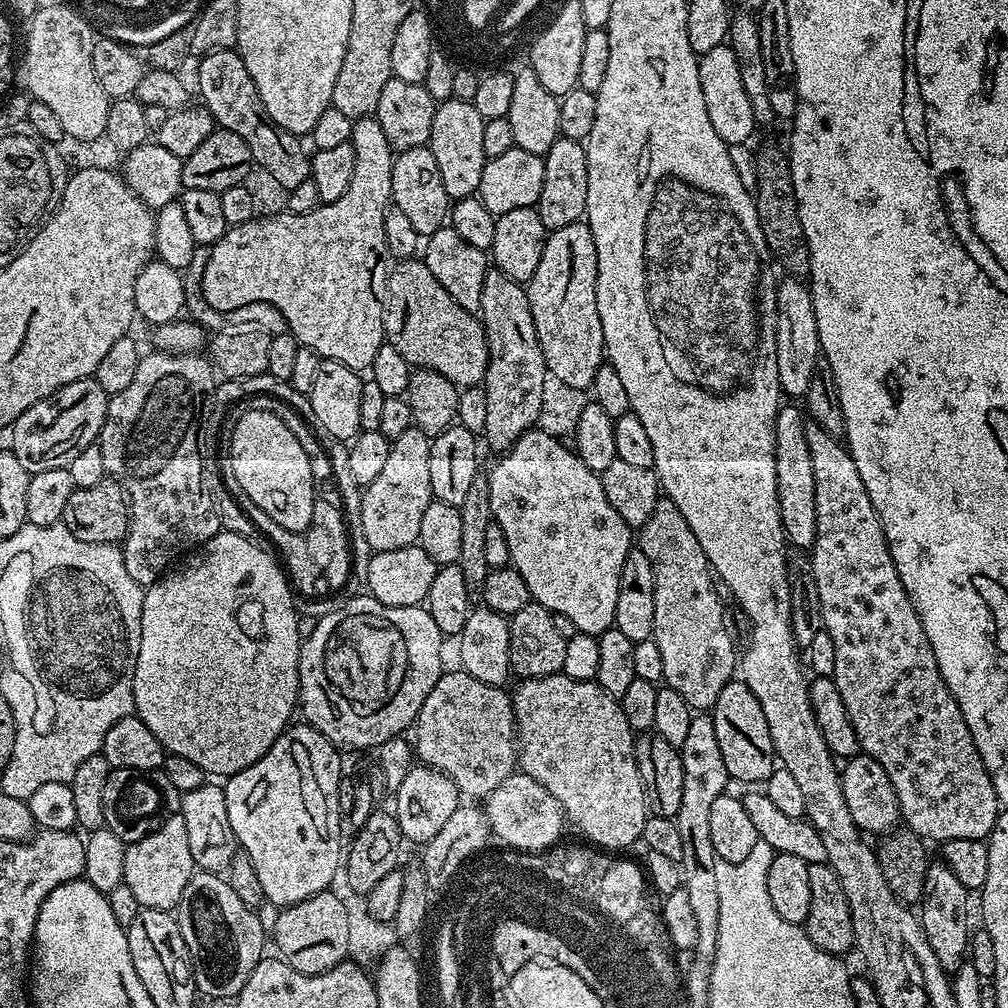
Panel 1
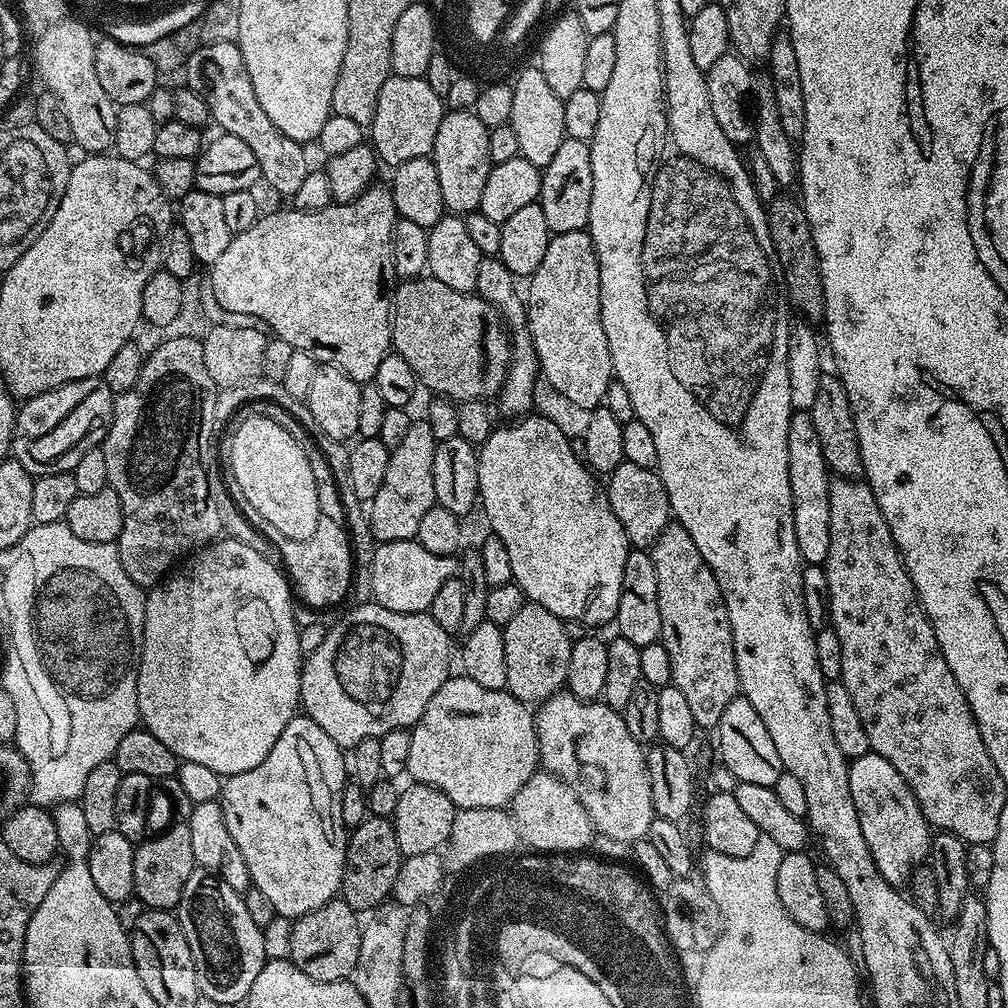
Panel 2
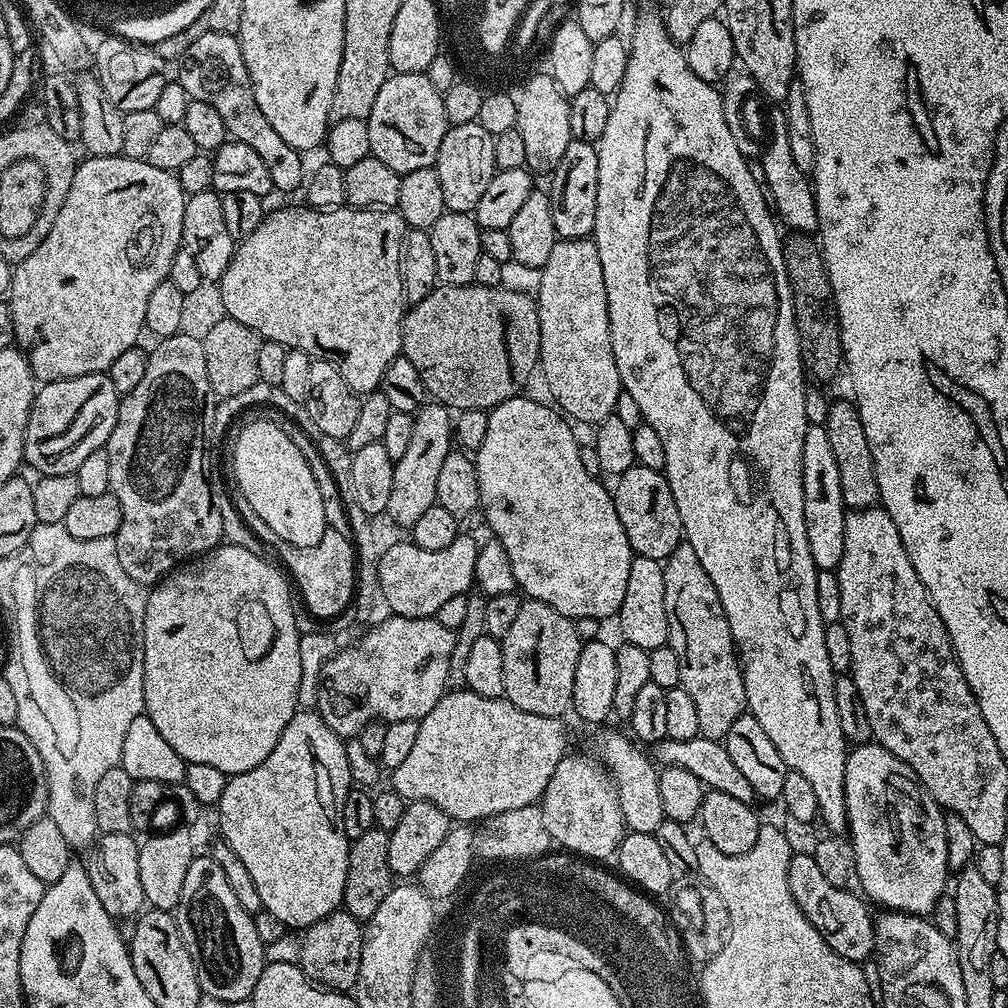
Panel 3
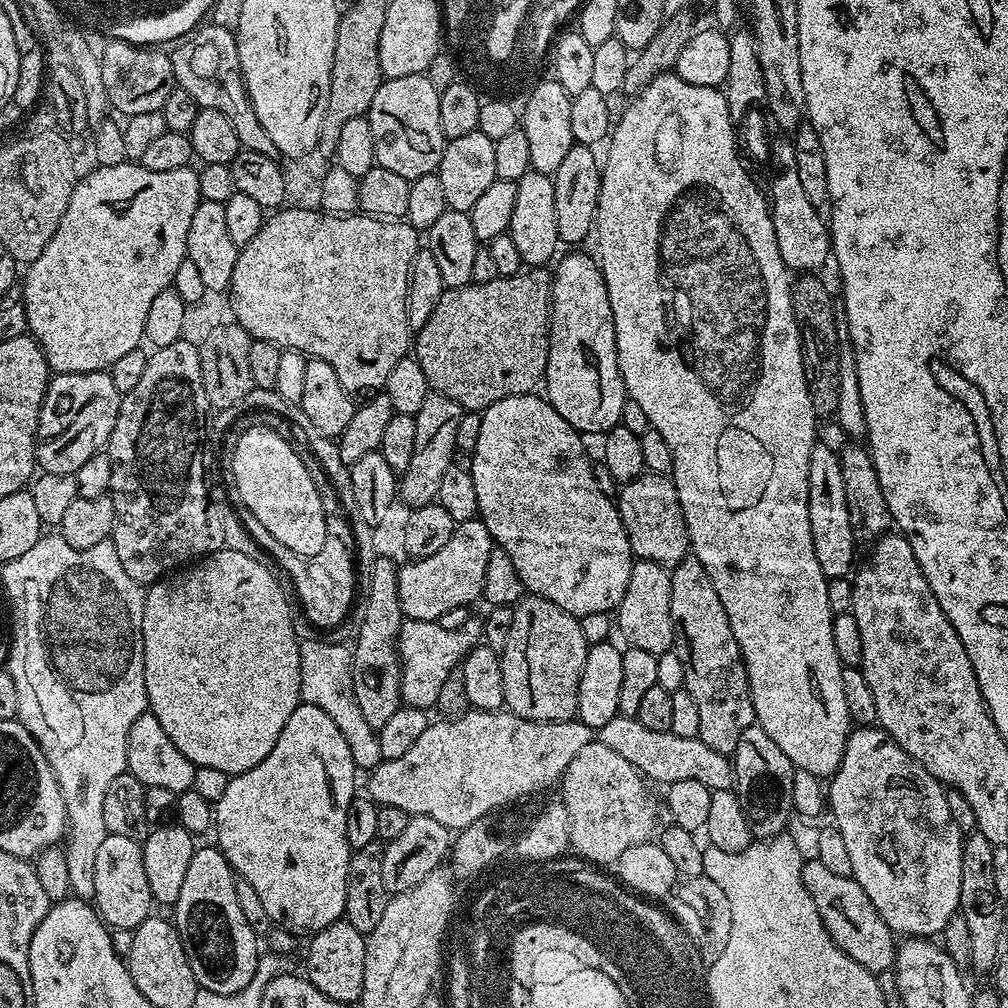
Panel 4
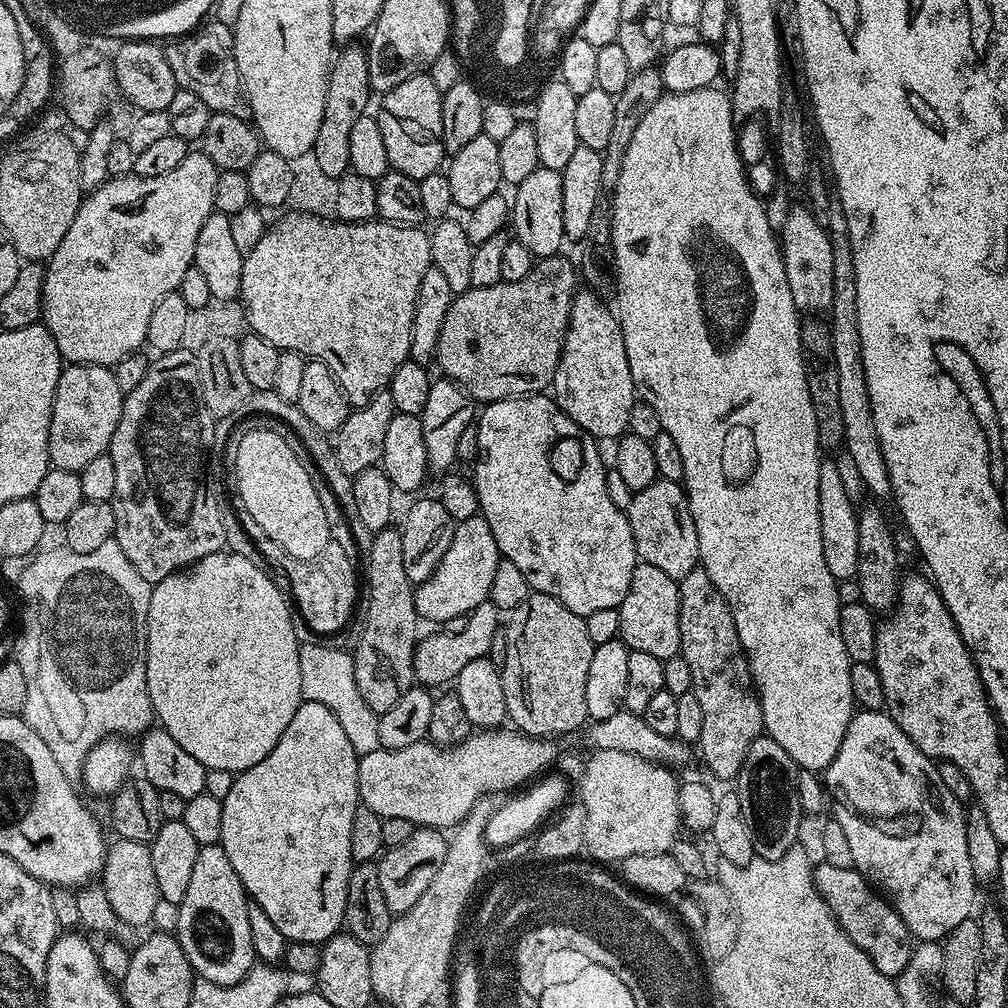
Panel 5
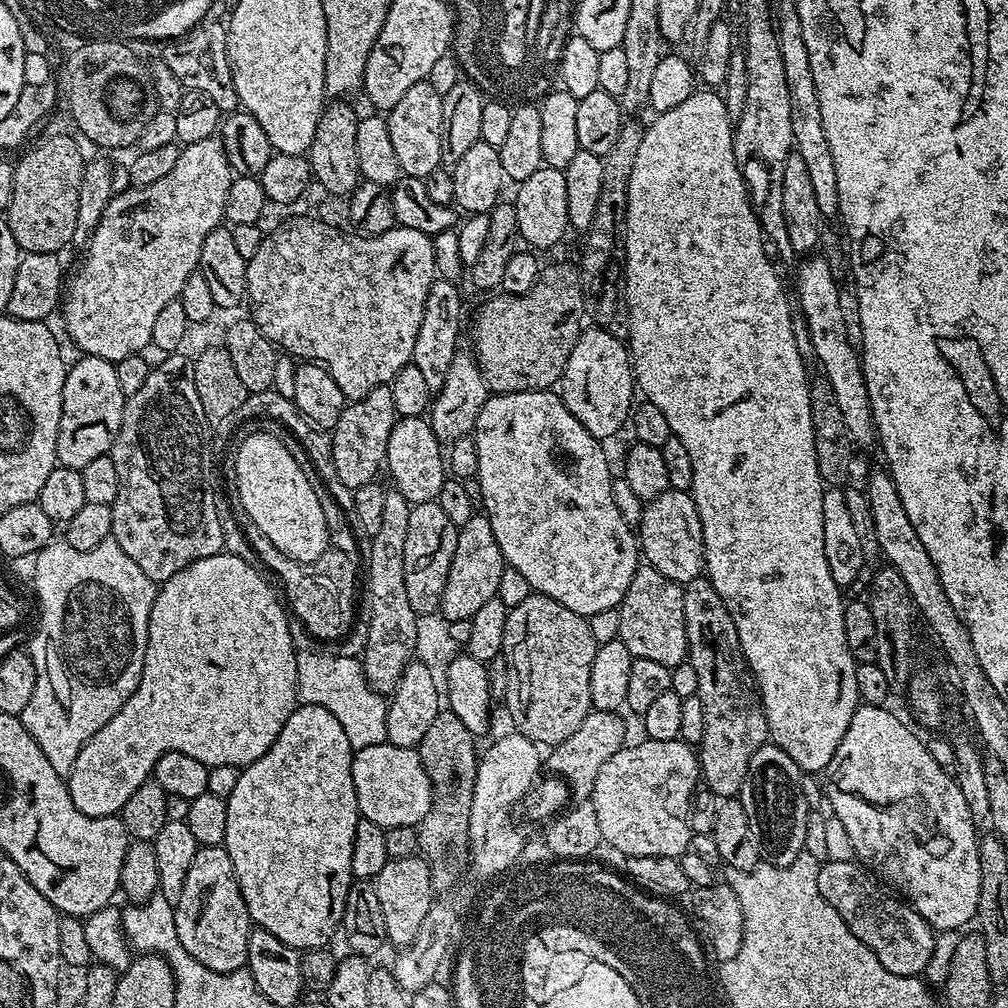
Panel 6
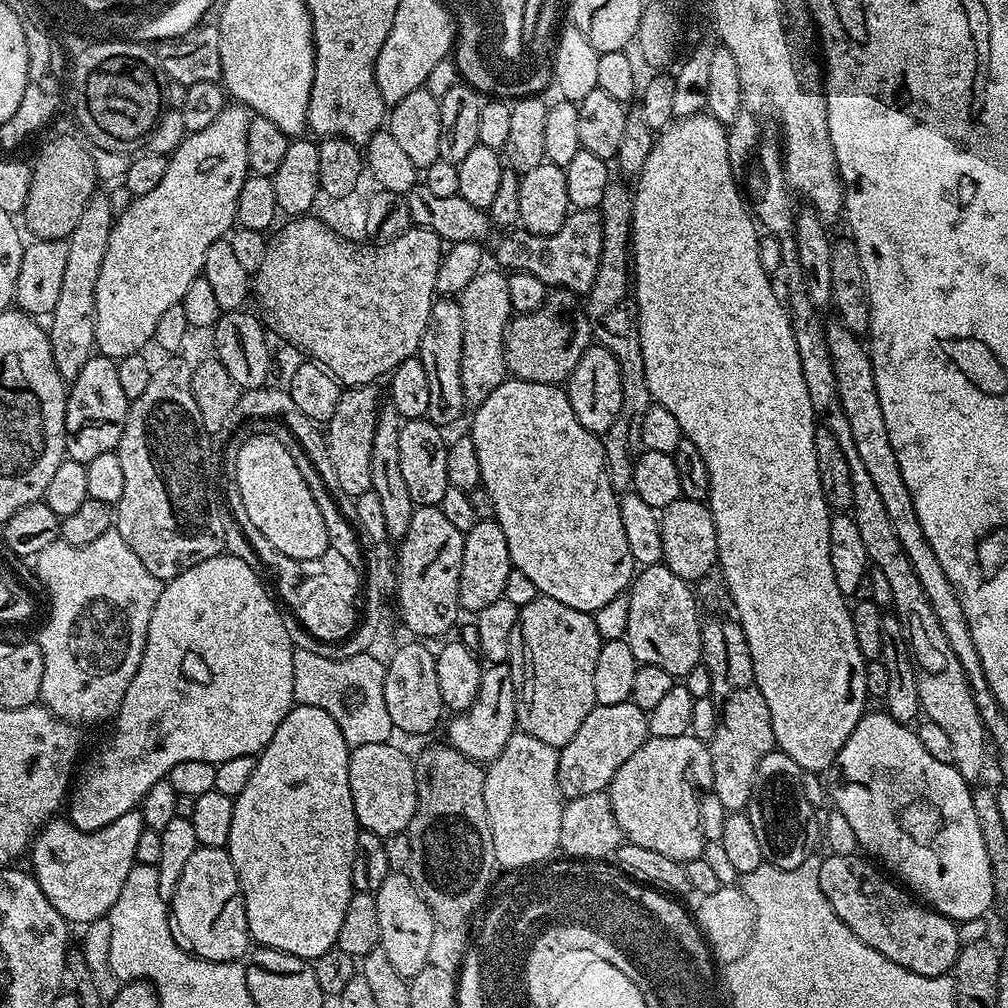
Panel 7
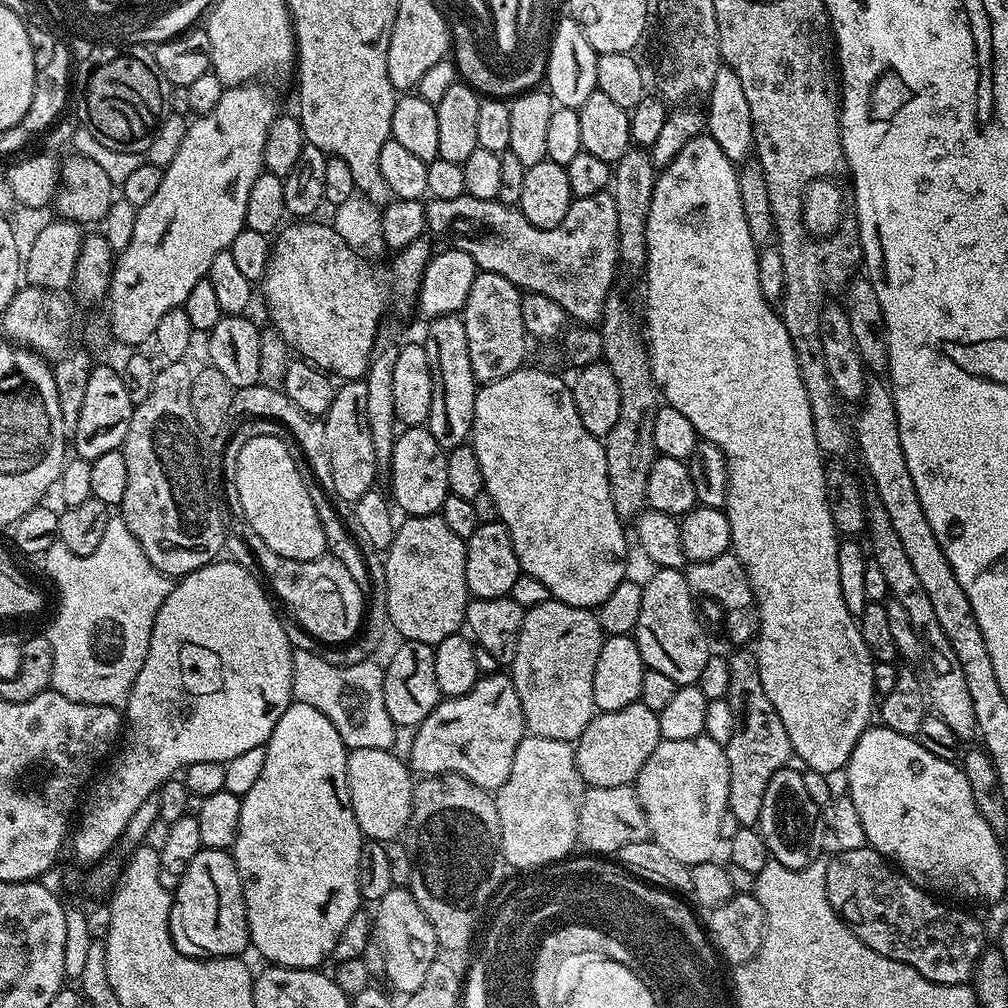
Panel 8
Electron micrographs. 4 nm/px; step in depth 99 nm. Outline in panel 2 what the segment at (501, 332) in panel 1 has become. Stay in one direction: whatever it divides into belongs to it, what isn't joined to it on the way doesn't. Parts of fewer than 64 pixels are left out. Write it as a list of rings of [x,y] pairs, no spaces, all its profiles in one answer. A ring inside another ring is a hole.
[[[481,256],[478,262],[478,282],[475,295],[480,296],[486,302],[490,302],[500,313],[512,342],[512,360],[508,364],[508,377],[500,388],[498,403],[508,418],[519,418],[529,415],[537,403],[535,388],[538,385],[538,365],[536,363],[536,351],[532,345],[532,336],[528,332],[528,310],[525,297],[516,289],[517,277],[501,262],[499,256]]]

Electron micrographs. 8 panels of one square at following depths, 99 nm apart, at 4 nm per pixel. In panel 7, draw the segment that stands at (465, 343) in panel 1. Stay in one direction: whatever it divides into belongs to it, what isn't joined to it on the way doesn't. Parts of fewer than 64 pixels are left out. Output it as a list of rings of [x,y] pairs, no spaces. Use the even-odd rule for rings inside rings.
[[[549,291],[538,311],[517,315],[509,323],[504,336],[504,361],[515,379],[557,386],[567,381],[574,366],[578,366],[578,358],[594,344],[588,313],[576,300],[577,293]]]

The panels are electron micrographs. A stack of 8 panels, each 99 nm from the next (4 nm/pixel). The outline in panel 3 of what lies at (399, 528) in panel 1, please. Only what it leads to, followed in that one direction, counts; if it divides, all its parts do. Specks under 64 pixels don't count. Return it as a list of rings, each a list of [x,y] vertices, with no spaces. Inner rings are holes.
[[[435,402],[421,404],[412,417],[414,434],[402,458],[394,461],[394,487],[390,490],[390,502],[386,513],[387,519],[401,524],[404,530],[411,529],[412,524],[418,522],[418,518],[422,518],[425,510],[430,510],[430,506],[436,503],[438,473],[446,454],[454,448],[453,419],[453,413],[449,409]]]

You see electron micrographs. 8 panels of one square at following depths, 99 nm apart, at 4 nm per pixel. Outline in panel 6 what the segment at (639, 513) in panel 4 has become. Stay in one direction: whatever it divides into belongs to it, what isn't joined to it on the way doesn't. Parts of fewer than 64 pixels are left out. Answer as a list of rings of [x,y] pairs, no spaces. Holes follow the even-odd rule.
[[[669,488],[643,505],[638,523],[638,547],[647,567],[658,570],[658,574],[666,574],[666,578],[678,585],[686,585],[705,575],[702,522],[698,518],[691,492]]]

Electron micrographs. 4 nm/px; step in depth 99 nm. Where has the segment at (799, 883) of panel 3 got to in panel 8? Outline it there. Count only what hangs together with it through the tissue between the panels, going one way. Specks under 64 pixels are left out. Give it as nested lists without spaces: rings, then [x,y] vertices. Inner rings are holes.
[[[865,846],[858,850],[837,851],[835,855],[826,866],[828,901],[863,944],[870,946],[870,950],[878,950],[878,954],[886,958],[894,958],[894,962],[902,962],[918,970],[922,978],[935,984],[968,984],[973,979],[976,964],[986,947],[984,925],[979,919],[976,921],[970,913],[960,909],[963,907],[953,906],[907,880],[903,872],[893,867],[873,848]]]

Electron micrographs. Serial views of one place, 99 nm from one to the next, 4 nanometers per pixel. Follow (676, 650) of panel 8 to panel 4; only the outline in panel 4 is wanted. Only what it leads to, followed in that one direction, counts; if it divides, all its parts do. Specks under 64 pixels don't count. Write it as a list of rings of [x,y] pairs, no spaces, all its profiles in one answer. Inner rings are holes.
[[[637,559],[630,570],[630,582],[626,586],[626,594],[622,594],[620,607],[615,609],[614,624],[622,635],[628,639],[627,643],[638,650],[646,650],[656,657],[663,652],[673,651],[676,642],[676,631],[670,614],[670,590],[672,589],[672,573],[658,562]]]

